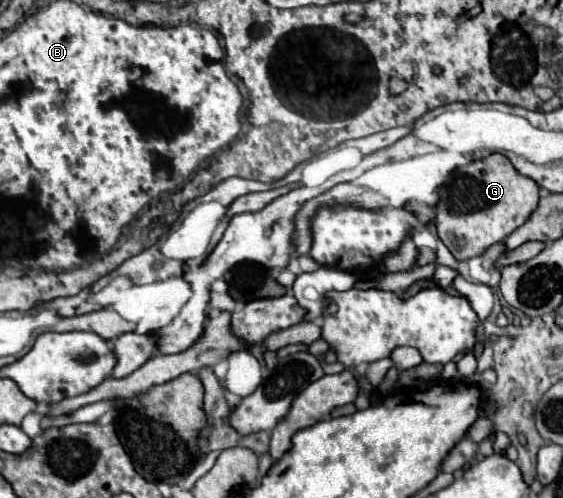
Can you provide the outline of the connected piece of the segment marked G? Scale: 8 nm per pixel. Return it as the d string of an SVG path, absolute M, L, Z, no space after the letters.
M490 154L488 158L460 166L440 188L440 200L434 208L438 236L456 260L480 256L488 246L502 242L528 220L530 212L538 206L538 190L538 184L518 174L504 154Z

